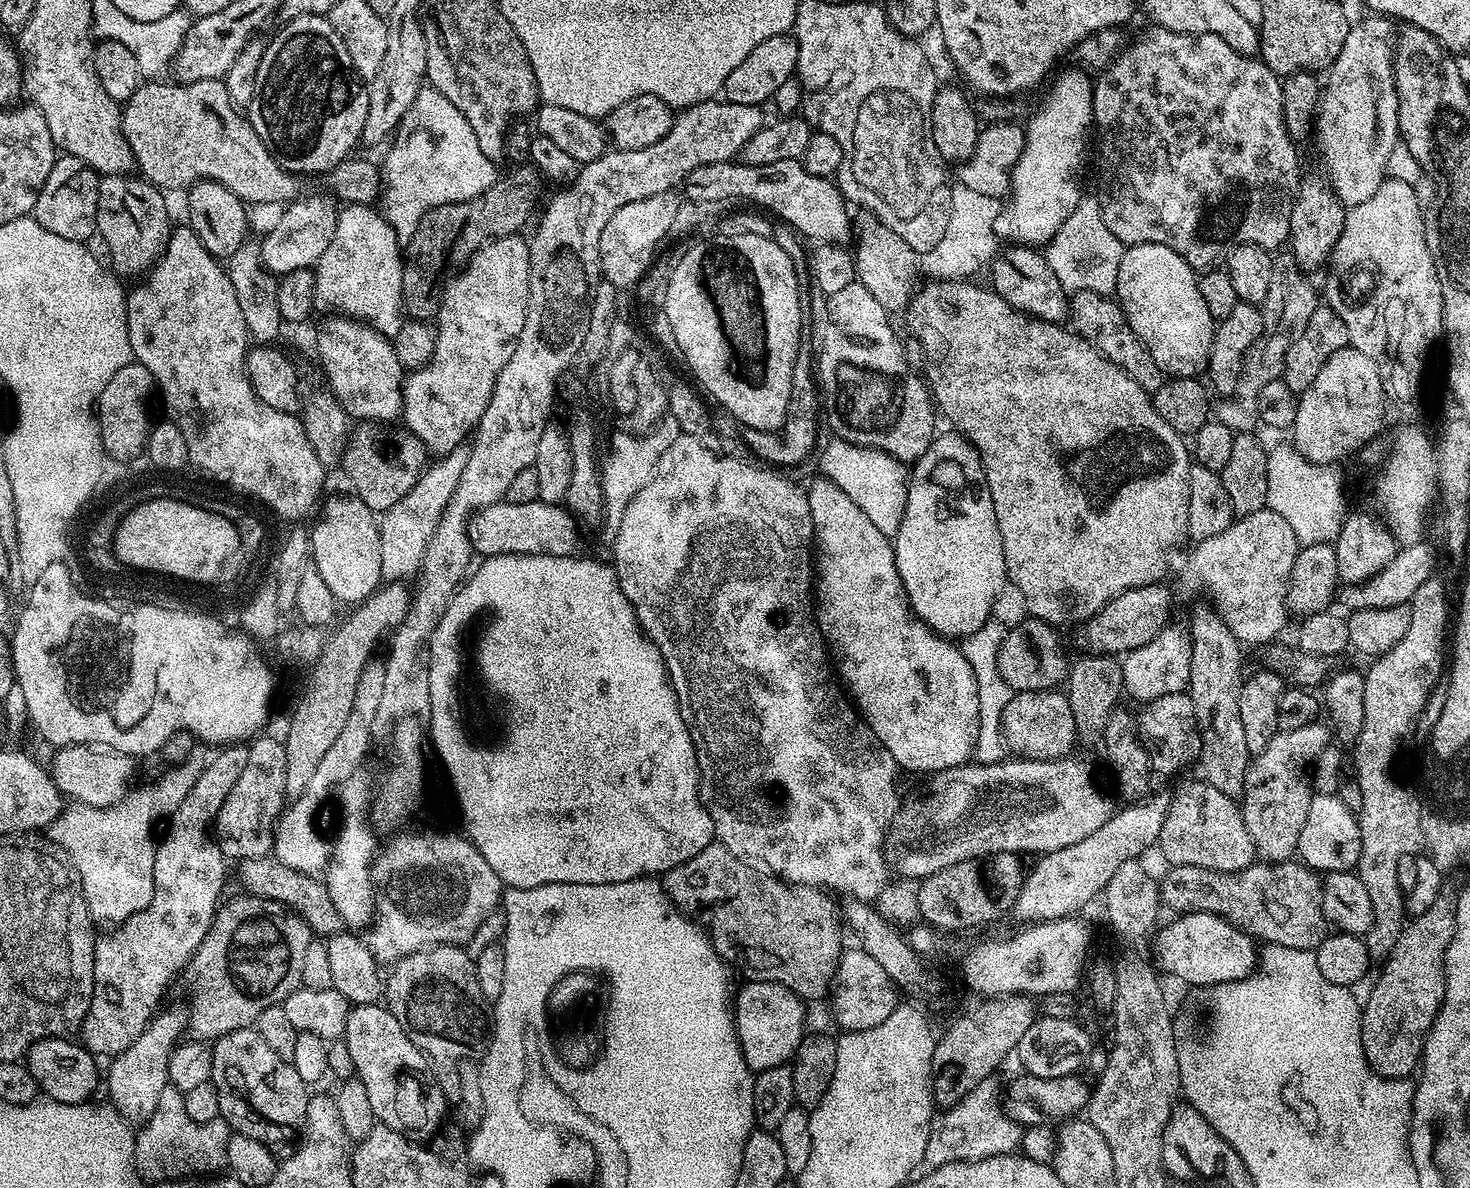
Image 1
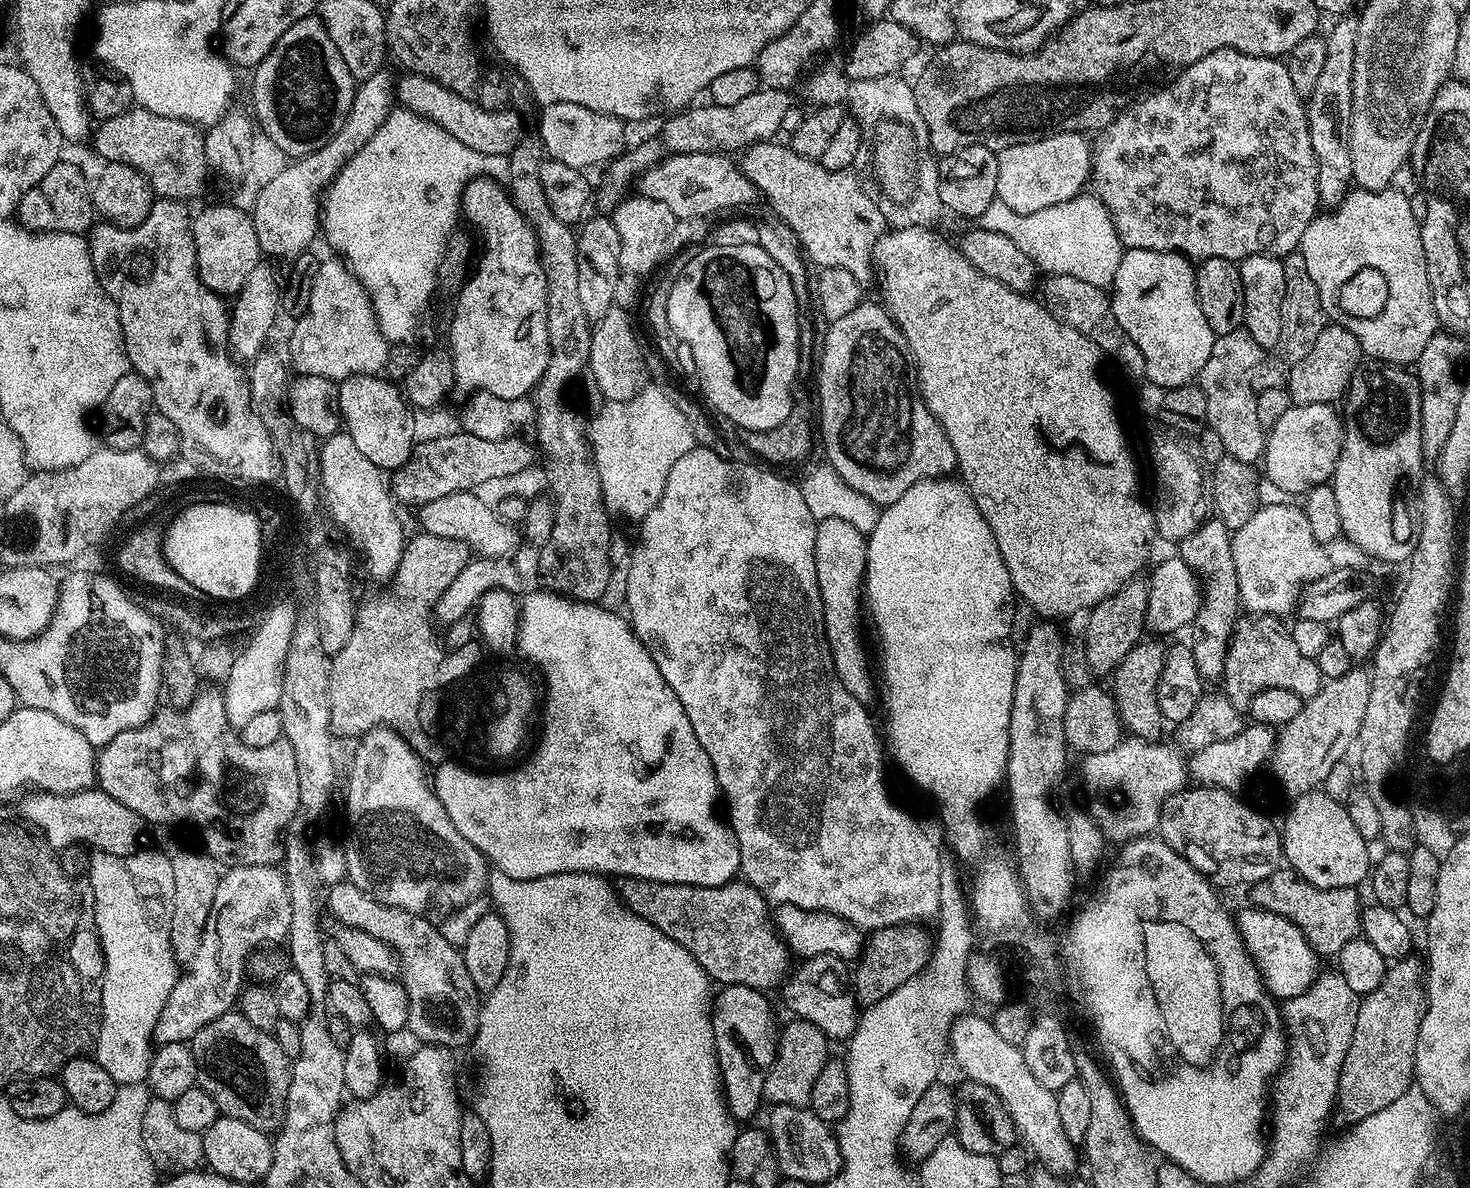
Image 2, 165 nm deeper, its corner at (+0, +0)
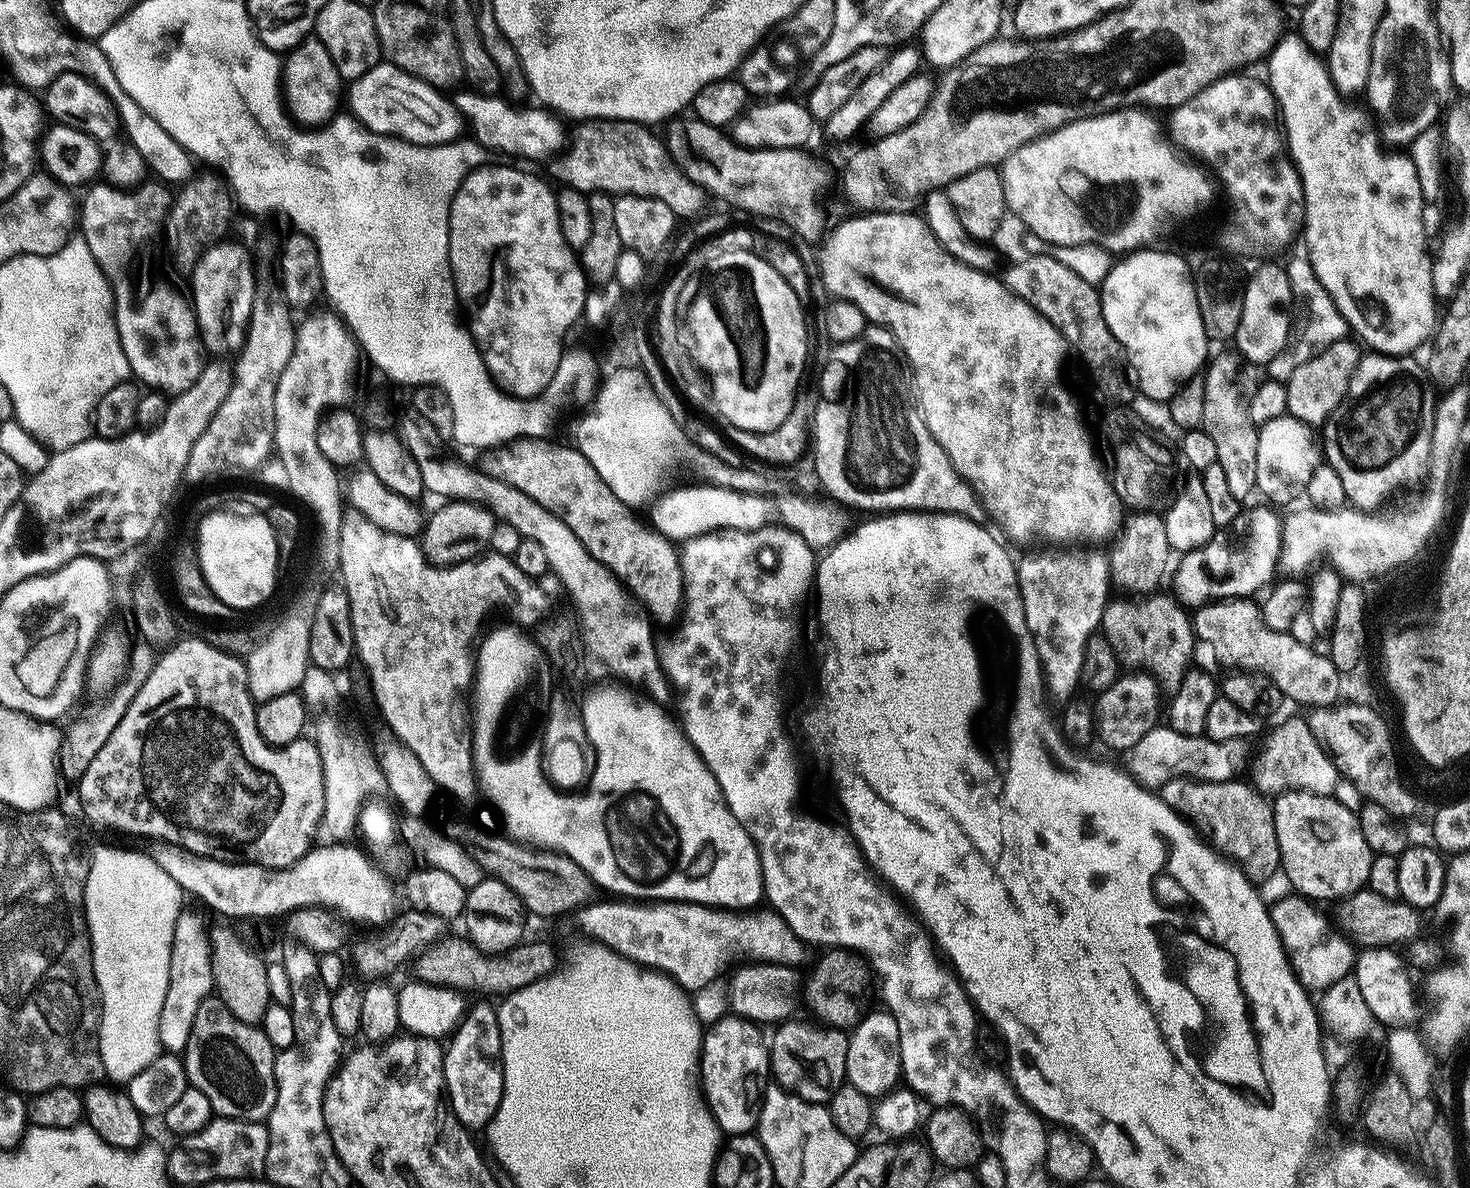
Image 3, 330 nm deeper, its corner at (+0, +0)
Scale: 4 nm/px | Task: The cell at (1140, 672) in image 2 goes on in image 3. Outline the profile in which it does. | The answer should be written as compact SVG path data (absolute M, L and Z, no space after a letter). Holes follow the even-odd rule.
M1158 595L1139 599L1138 604L1113 601L1105 605L1102 635L1111 646L1121 669L1139 670L1144 674L1165 672L1172 676L1175 672L1183 673L1189 667L1188 655L1192 652L1194 641L1193 621L1179 603L1173 602L1167 595Z

